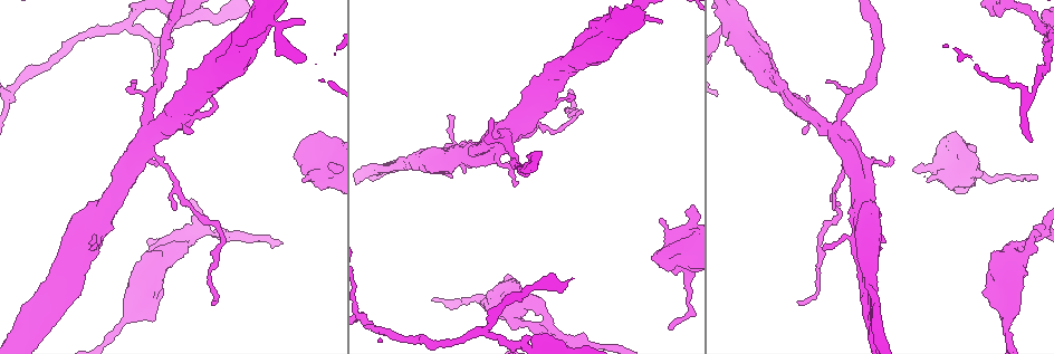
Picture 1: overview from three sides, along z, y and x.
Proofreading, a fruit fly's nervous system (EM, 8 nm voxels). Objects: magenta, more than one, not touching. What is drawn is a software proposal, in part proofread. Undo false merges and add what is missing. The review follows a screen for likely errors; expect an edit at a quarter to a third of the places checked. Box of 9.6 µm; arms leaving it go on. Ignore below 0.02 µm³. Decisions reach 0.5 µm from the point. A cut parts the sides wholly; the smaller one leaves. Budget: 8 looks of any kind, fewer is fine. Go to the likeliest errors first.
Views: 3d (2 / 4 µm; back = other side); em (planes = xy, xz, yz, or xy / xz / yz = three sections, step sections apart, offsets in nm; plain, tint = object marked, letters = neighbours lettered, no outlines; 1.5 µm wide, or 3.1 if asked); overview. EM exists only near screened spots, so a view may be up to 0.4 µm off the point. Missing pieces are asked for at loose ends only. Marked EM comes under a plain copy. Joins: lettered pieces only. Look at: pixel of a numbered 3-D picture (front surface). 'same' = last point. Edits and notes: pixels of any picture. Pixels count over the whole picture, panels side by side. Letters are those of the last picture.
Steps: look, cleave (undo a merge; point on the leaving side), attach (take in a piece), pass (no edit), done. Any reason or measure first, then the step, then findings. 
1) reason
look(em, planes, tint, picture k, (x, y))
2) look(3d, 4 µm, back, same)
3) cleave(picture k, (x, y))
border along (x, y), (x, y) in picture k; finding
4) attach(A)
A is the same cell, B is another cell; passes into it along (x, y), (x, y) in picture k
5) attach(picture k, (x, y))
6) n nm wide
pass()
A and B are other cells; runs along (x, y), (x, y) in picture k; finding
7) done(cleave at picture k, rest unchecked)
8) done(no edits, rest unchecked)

thick end
look(em, xz, step 4, letters, picture 1, (927, 180))

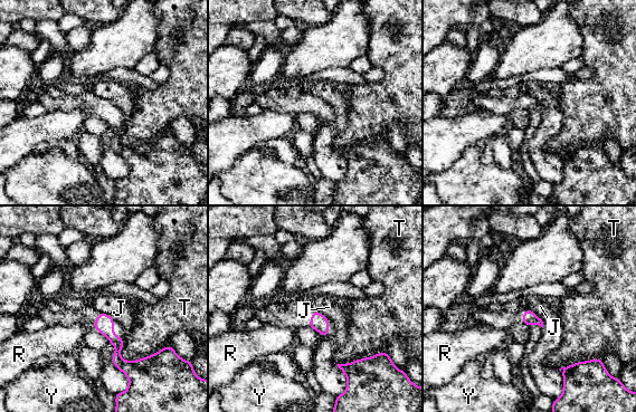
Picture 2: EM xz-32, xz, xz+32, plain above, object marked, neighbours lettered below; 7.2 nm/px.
cut it another way
look(em, planes, letters, same)

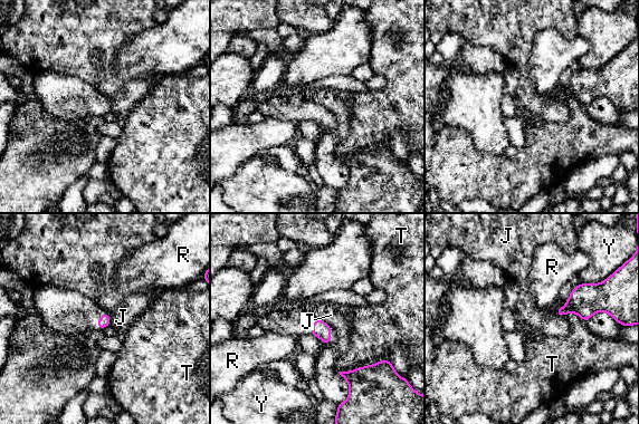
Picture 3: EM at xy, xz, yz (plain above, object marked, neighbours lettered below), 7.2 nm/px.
pass()
J, R, T and Y are other cells; border along (318, 318), (331, 326) in picture 3; none of them fits

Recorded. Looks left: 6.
thin end
look(3d, 4 µm, picture 1, (1035, 180))

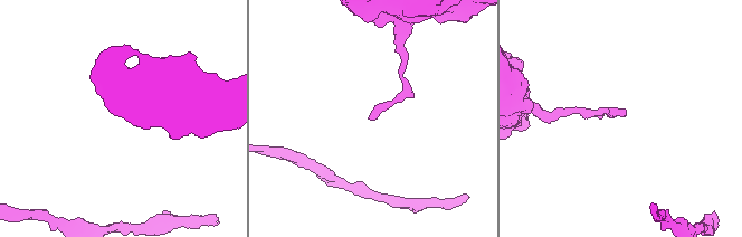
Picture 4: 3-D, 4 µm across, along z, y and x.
need the tissue
look(em, planes, letters, picture 4, (370, 118))

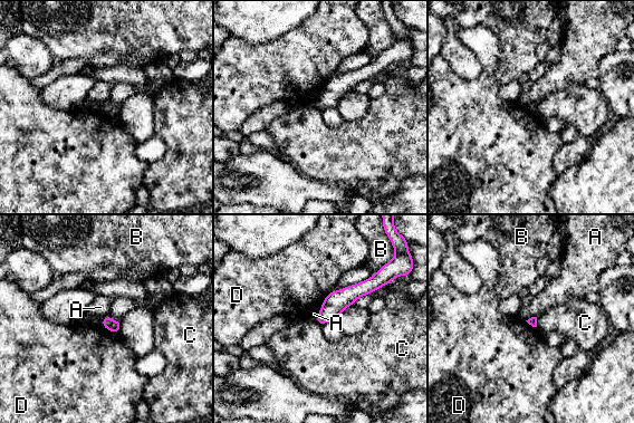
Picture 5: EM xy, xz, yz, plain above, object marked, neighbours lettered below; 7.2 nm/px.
pass()
A, B, C and D are other cells; no lettered piece goes on from it

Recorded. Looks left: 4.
end of a long branch
look(3d, 2 µm, picture 1, (567, 90))

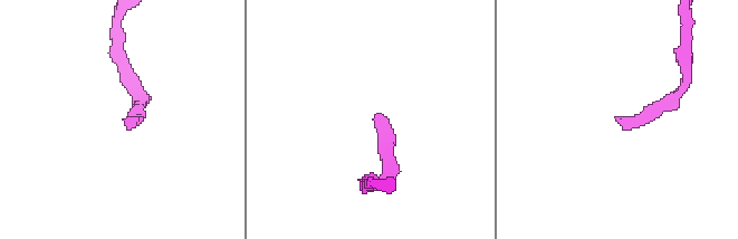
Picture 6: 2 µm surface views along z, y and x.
look(em, planes, tint, picture 6, (122, 120))

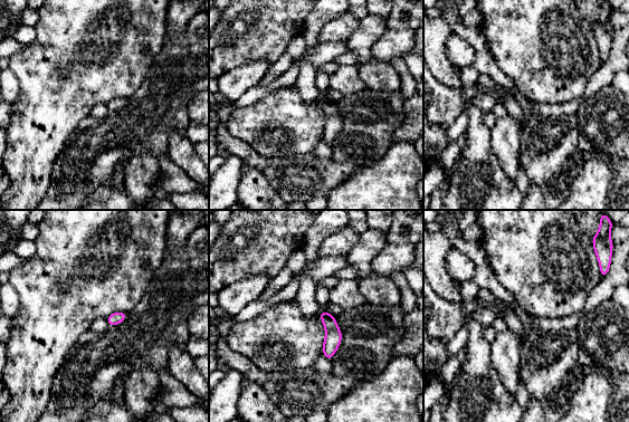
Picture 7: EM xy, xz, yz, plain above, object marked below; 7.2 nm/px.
what lies round it
look(em, planes, letters, same)

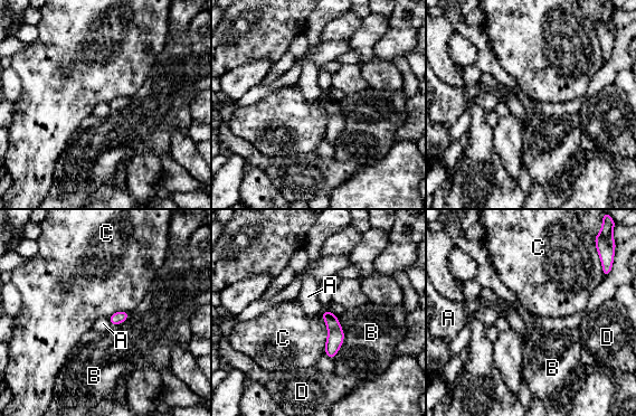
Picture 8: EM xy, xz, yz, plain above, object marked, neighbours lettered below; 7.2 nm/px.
pass()
A, B, C and D are other cells; no lettered piece goes on from it

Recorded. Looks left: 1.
done(no edits, rest unchecked)

